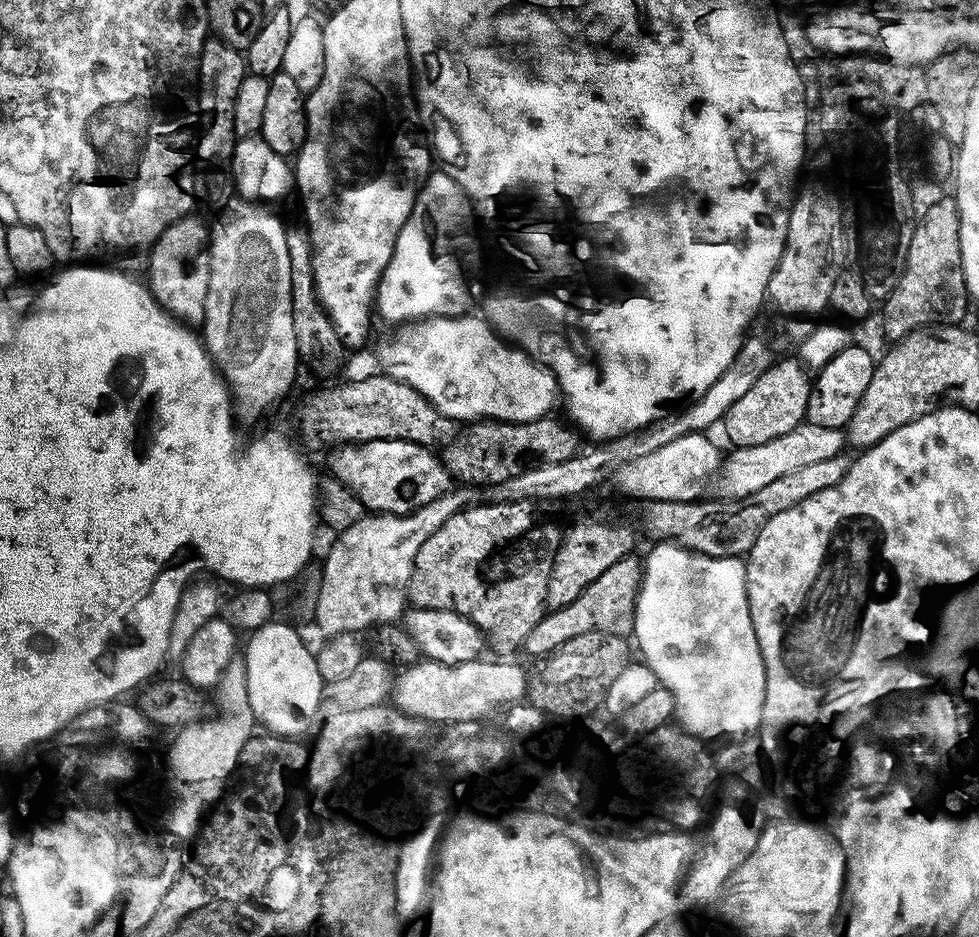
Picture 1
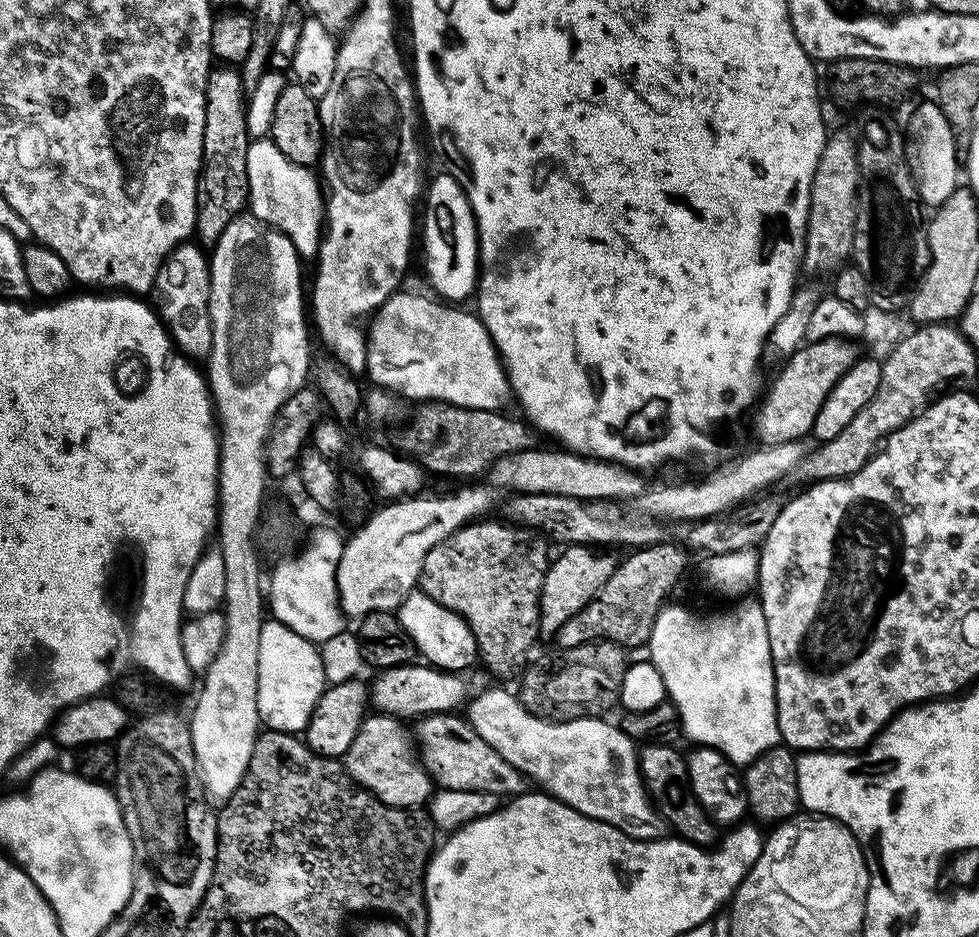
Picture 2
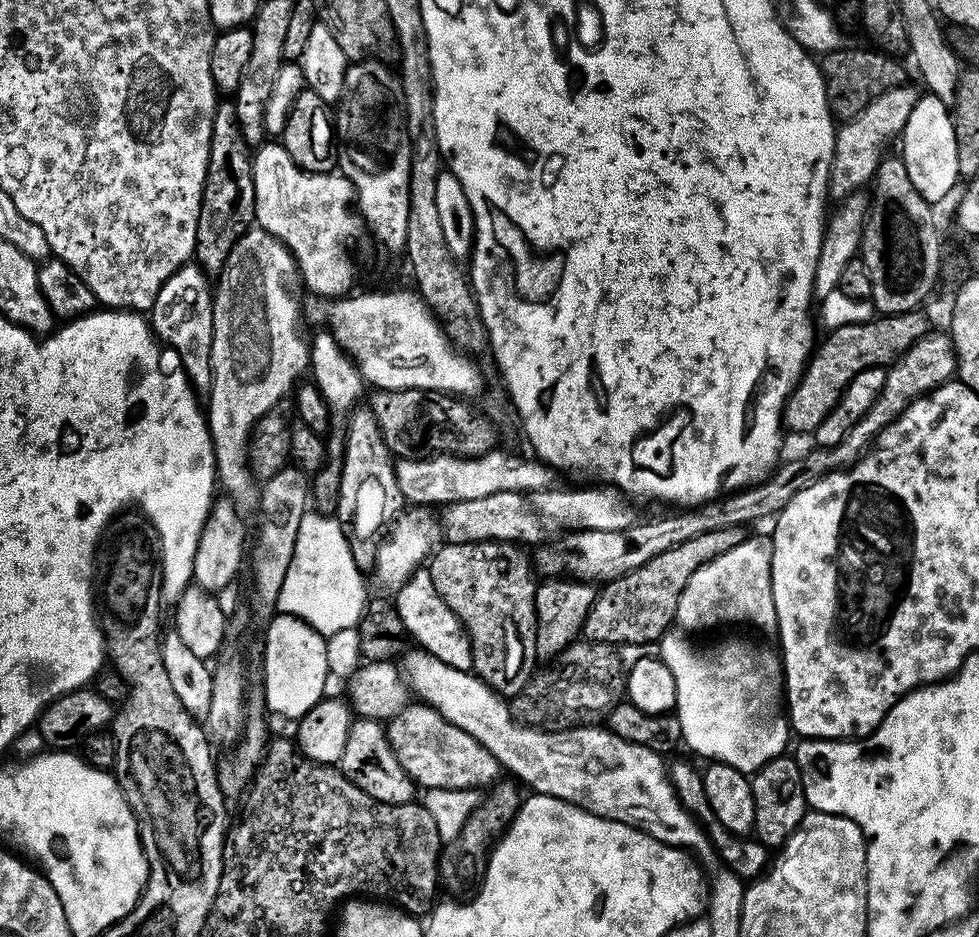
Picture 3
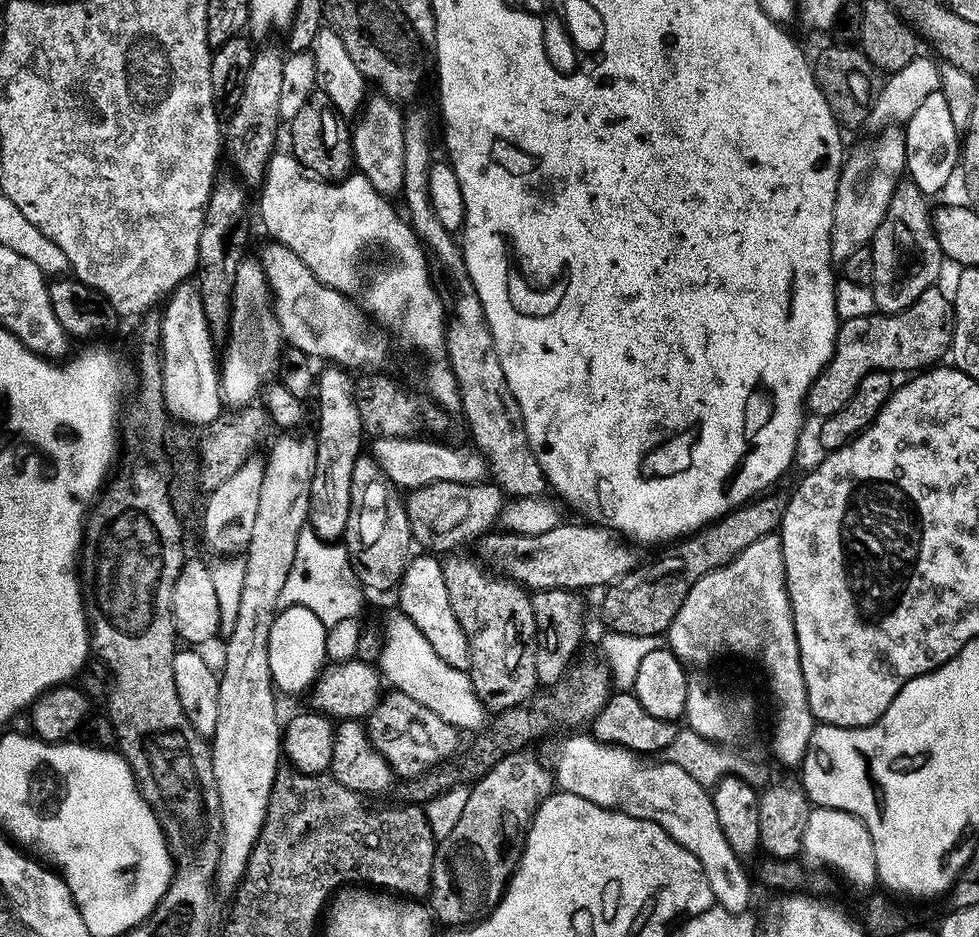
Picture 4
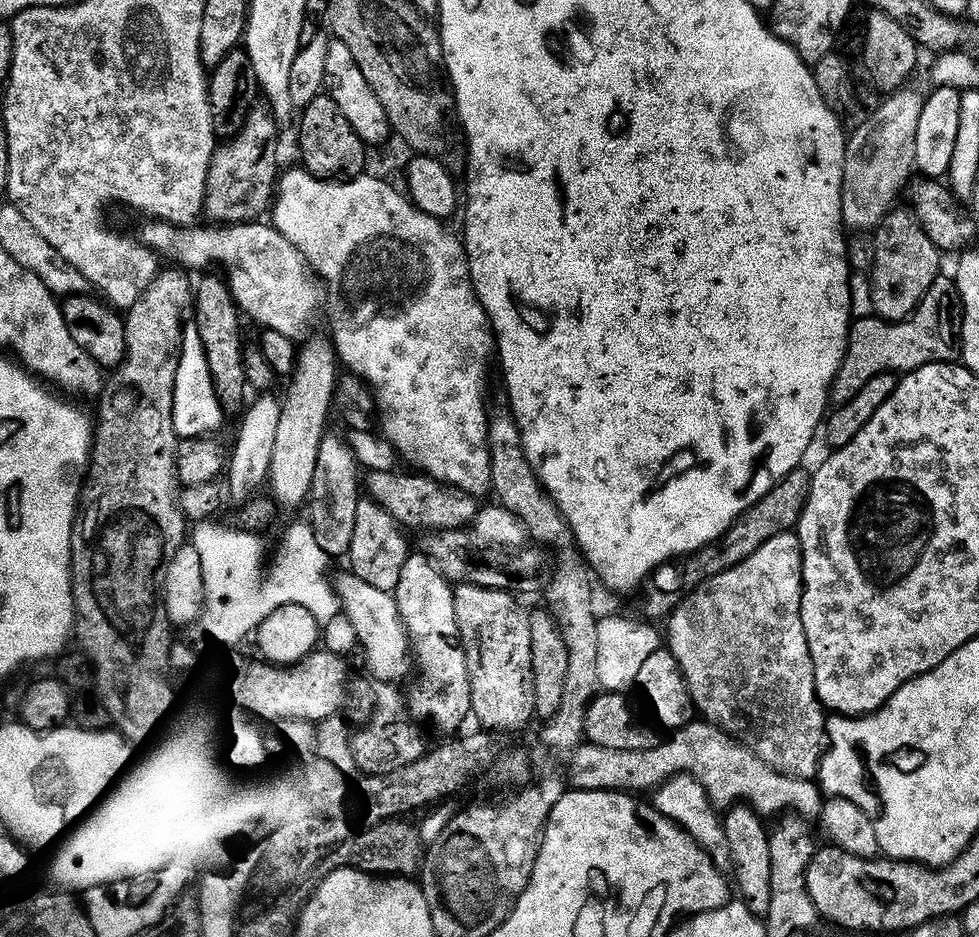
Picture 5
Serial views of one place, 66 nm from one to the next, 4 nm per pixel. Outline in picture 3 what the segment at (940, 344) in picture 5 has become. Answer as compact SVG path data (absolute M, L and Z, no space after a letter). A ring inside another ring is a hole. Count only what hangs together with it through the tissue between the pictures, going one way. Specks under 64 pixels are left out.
M913 310L884 314L879 318L831 329L826 335L828 337L821 344L819 341L815 345L812 355L808 357L808 365L800 375L800 381L784 404L783 427L792 432L815 433L818 422L830 414L846 386L850 386L854 374L862 374L862 370L867 368L895 364L903 352L914 346L914 342L929 335L928 320L922 313Z

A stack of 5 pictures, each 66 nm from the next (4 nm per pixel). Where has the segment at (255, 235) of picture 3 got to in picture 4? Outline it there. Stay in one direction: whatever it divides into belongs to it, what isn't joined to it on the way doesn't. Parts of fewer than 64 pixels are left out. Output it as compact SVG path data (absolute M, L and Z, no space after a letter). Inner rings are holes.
M241 259L238 270L234 274L234 290L232 291L232 309L226 333L228 345L223 345L220 369L220 398L229 409L241 409L251 405L259 397L260 388L273 379L282 360L282 337L280 323L276 317L276 309L272 307L272 293L268 290L268 279L259 259Z

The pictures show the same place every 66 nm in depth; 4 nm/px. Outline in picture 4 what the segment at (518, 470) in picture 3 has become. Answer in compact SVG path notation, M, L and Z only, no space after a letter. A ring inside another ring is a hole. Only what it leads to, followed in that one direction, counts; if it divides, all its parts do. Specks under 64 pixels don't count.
M380 435L371 441L372 446L368 452L386 480L394 486L396 484L404 488L403 490L420 488L436 481L475 484L481 483L487 477L487 461L480 452L464 452L430 440L433 439Z

